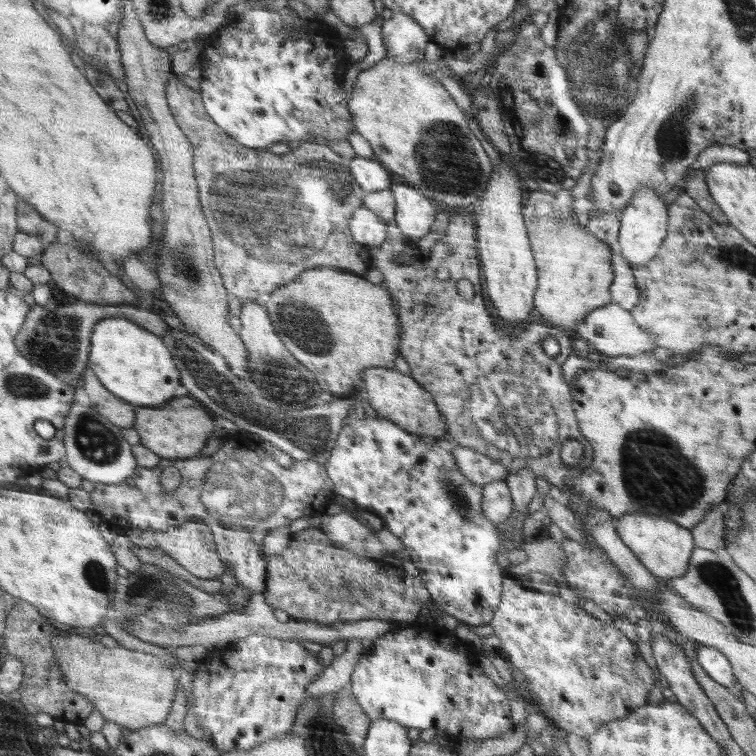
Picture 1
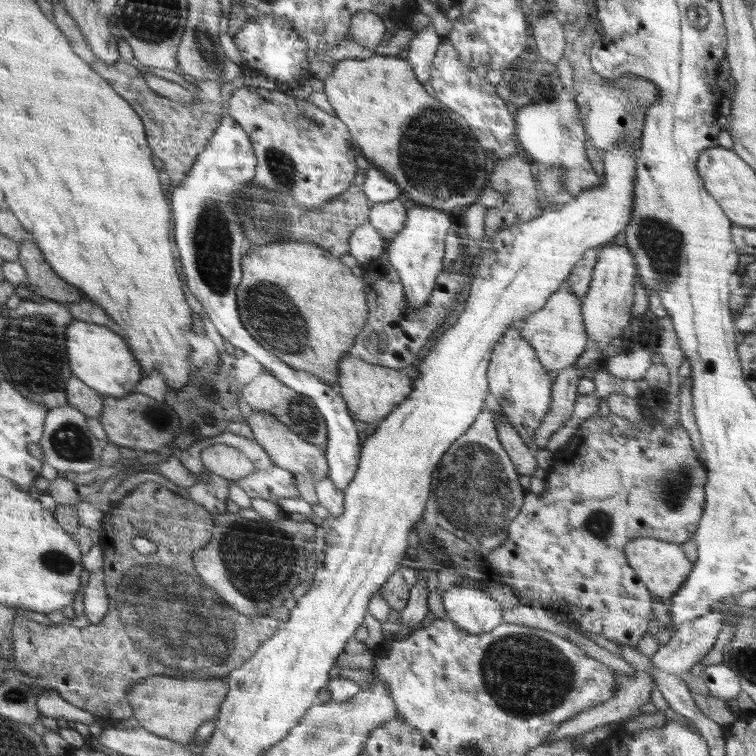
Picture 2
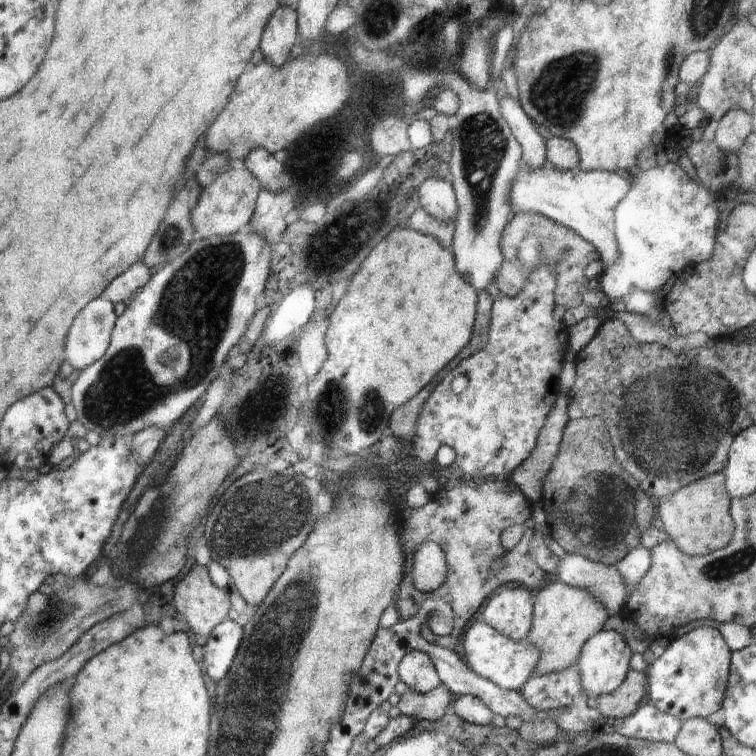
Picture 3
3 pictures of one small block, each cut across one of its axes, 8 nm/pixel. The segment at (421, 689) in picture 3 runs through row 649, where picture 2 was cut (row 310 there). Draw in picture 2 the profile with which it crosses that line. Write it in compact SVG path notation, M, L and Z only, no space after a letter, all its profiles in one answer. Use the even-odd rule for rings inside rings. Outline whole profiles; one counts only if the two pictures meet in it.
M408 204L407 224L396 233L396 237L388 242L389 262L396 269L405 298L410 311L419 311L426 308L432 290L434 280L442 272L442 254L444 254L444 238L450 230L450 216L446 211L436 207L428 208L428 205Z

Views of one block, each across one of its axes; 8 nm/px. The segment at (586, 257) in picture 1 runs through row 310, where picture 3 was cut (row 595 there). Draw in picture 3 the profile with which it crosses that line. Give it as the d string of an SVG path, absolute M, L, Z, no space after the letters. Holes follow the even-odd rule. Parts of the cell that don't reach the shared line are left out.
M553 578L536 594L535 625L527 638L540 652L540 662L536 666L536 675L546 676L552 672L562 672L579 661L583 647L597 633L604 629L609 615L602 604L586 590L578 586L569 586Z

